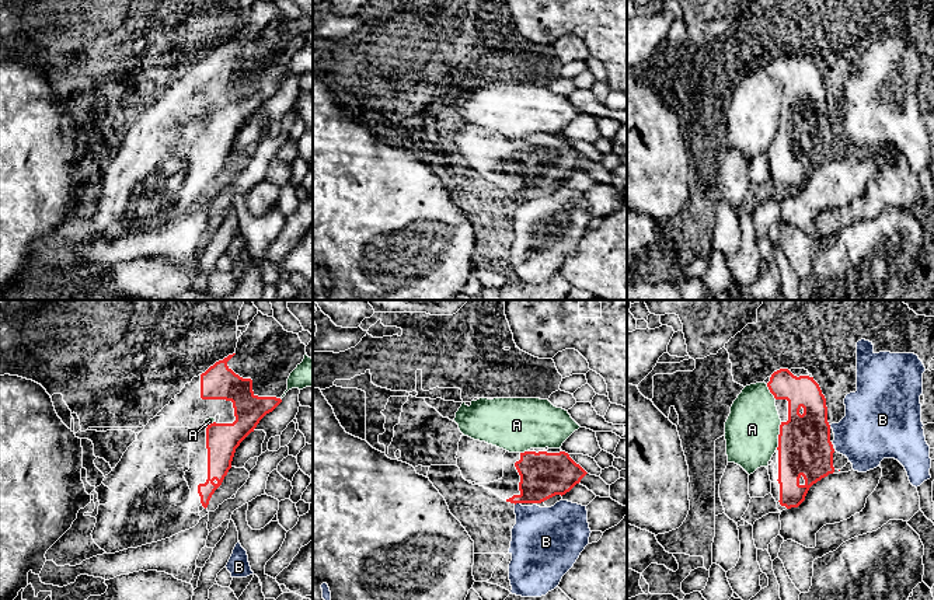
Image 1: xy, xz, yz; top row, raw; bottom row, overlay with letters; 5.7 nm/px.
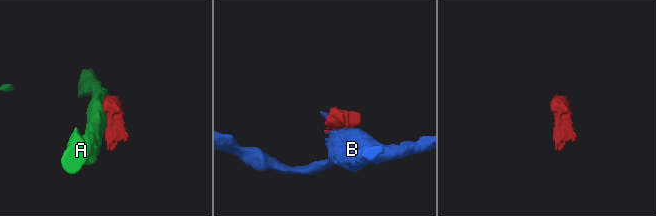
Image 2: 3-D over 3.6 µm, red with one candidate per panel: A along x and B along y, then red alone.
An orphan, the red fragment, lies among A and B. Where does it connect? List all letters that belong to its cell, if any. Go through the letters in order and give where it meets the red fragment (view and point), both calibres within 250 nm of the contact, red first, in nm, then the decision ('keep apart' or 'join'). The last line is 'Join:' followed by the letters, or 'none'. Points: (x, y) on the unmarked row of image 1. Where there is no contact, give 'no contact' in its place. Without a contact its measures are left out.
A: contact yz (779, 122); calibres 300 and 320 nm; keep apart
B: contact xz (516, 188); calibres 260 and 340 nm; keep apart
Join: none

